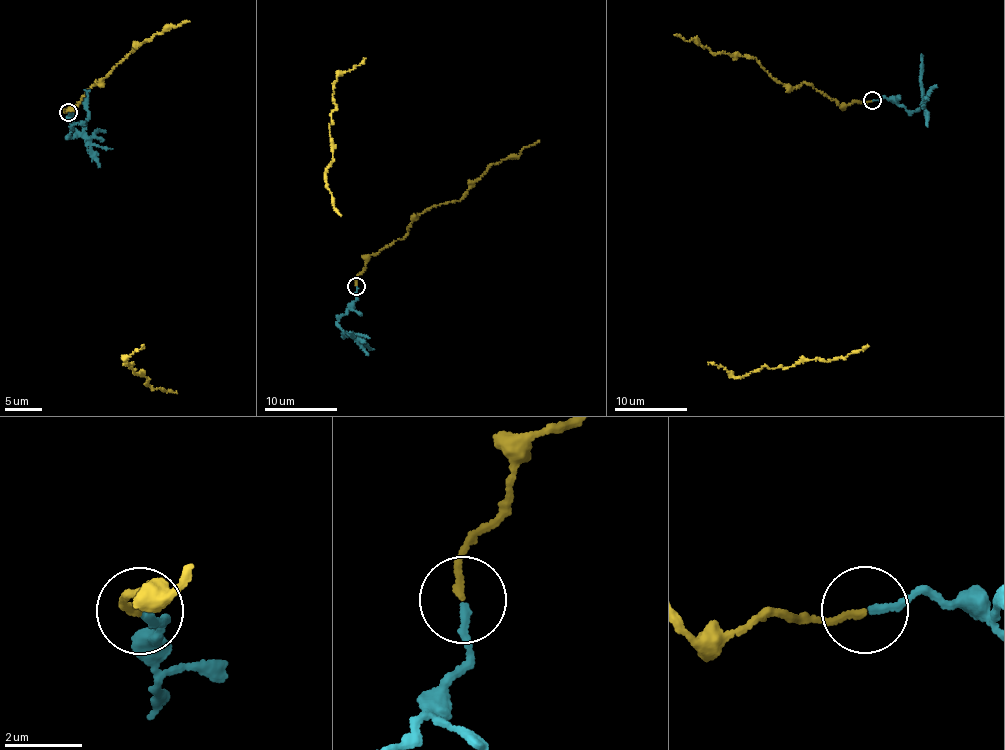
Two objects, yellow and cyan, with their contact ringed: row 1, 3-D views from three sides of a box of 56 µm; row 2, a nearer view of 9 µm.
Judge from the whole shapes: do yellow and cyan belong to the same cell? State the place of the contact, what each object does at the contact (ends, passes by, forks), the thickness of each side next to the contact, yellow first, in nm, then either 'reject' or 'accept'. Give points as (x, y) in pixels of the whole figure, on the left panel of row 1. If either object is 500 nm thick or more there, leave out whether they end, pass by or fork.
place (68, 112); yellow ends; cyan ends; calibres 170 and 190 nm; reject

